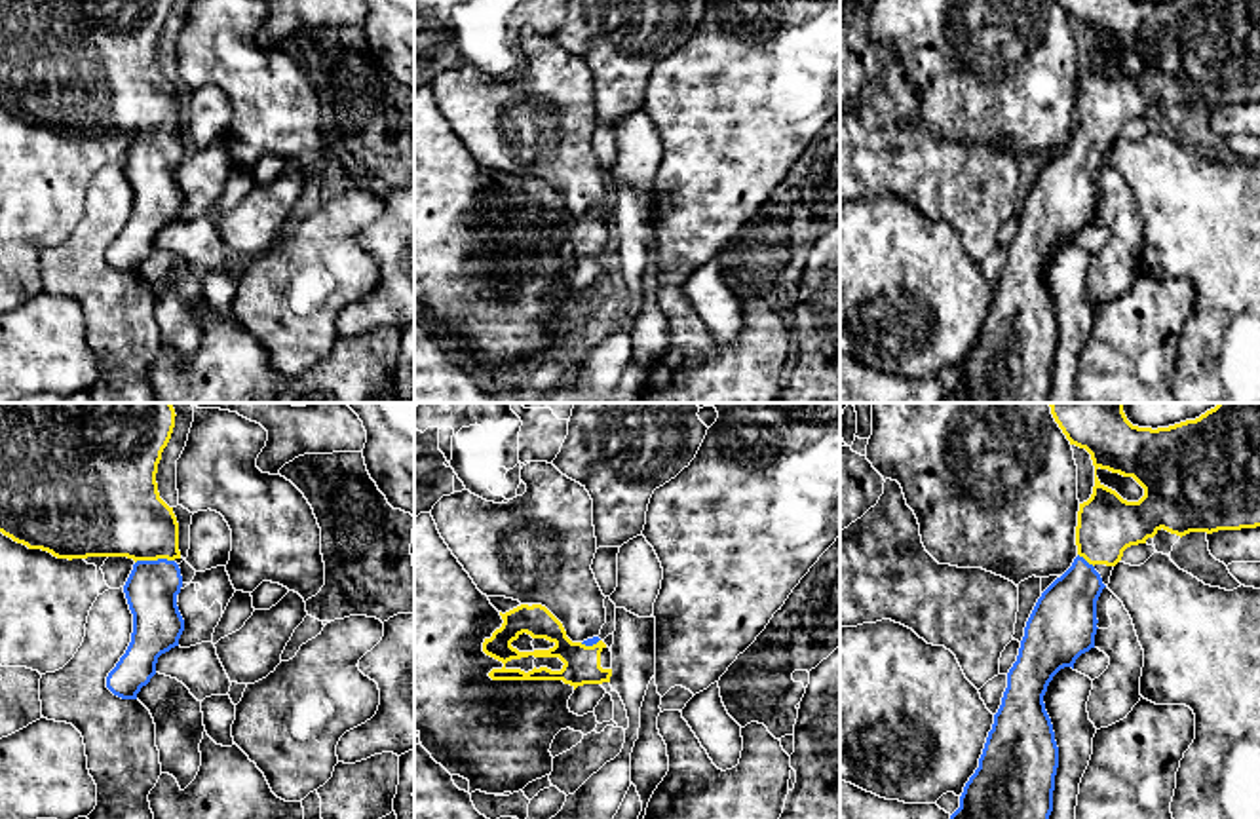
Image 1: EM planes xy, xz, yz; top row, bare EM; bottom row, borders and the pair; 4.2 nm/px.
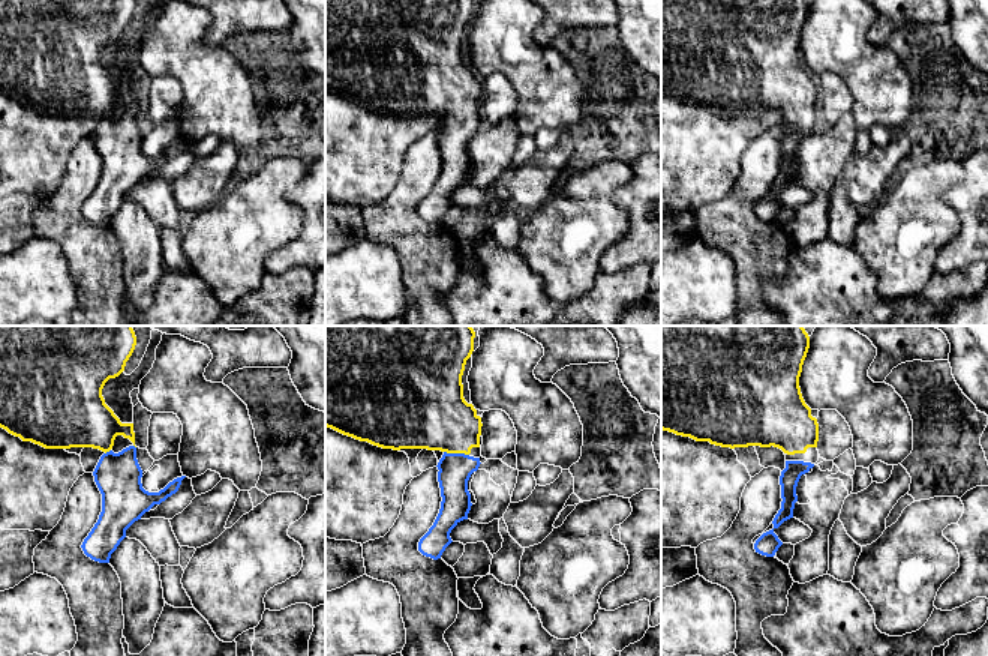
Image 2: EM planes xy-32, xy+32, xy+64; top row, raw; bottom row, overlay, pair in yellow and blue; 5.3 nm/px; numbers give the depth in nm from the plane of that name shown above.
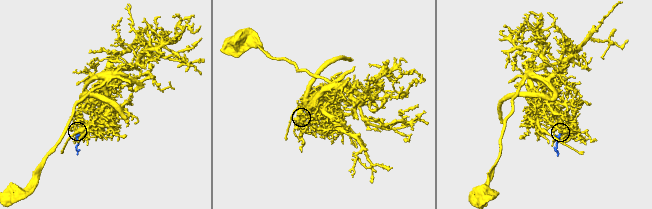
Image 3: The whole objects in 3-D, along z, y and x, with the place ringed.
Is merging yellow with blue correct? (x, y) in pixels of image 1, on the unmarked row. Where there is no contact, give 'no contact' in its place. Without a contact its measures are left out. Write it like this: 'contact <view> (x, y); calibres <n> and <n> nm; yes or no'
contact xy (154, 133); calibres 360 and 220 nm; yes

